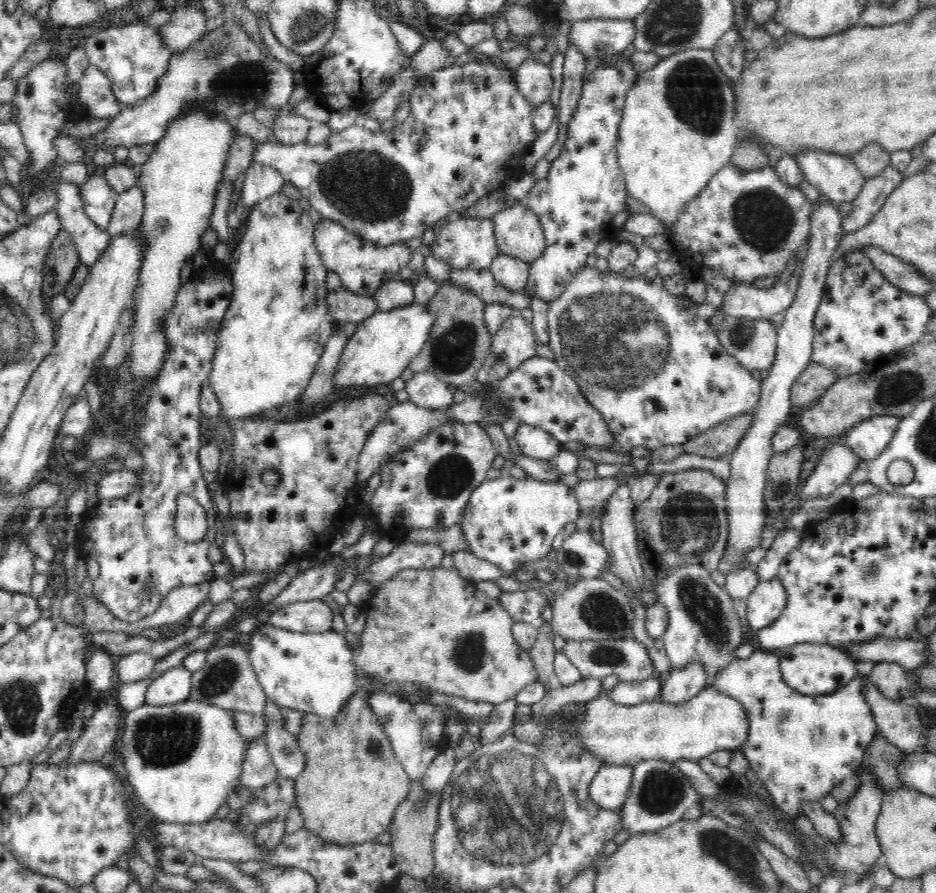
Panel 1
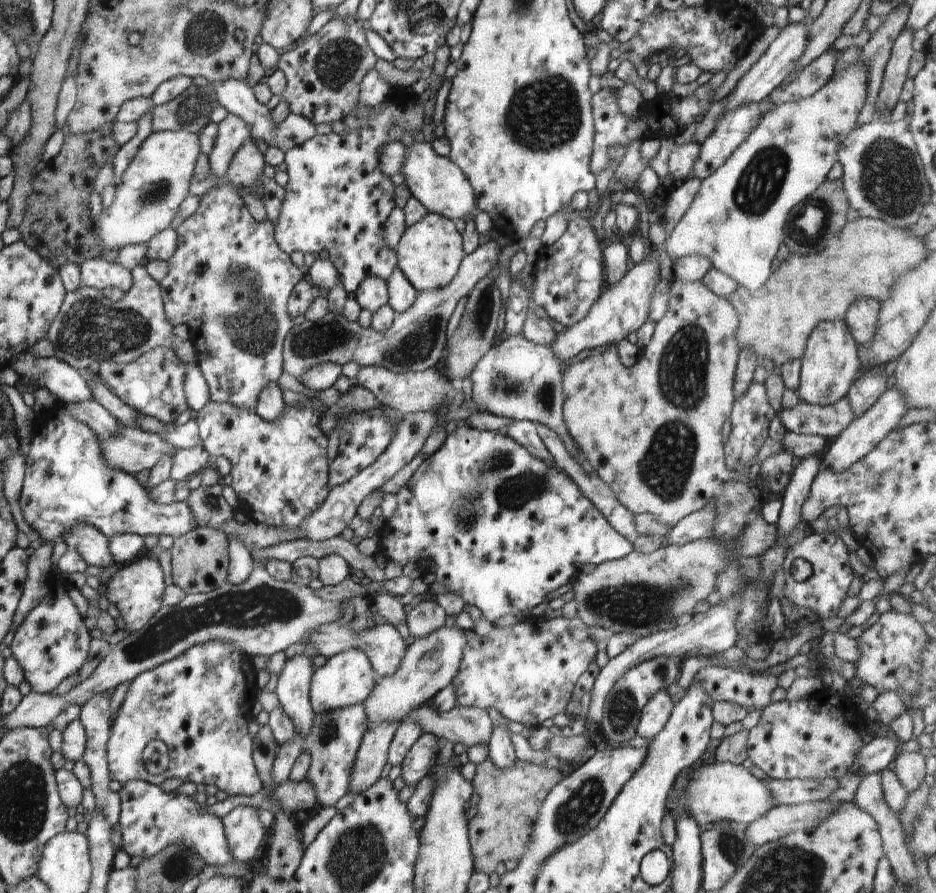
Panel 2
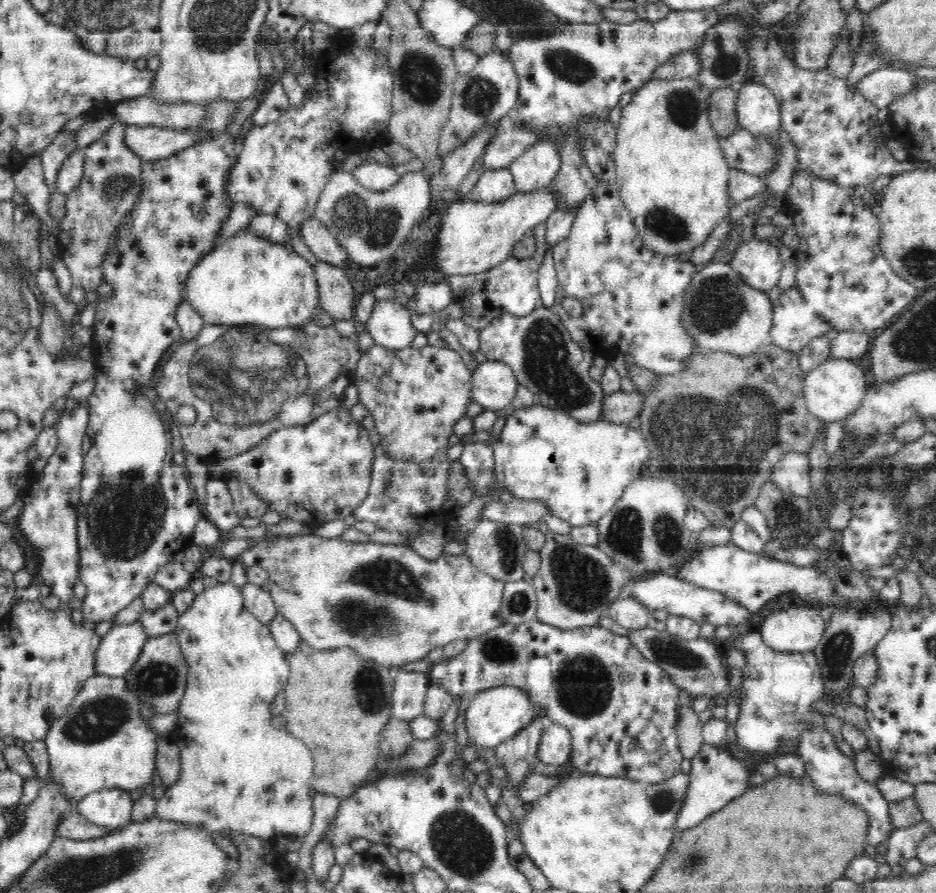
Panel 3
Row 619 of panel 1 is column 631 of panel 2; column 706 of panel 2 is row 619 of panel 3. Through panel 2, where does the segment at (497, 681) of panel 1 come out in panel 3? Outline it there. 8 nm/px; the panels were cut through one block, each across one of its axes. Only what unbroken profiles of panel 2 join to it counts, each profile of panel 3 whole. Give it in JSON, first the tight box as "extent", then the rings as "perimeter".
{"extent":[238,533,506,672],"perimeter":[[[310,533],[306,535],[296,535],[283,538],[281,535],[268,535],[261,539],[256,539],[254,546],[250,546],[243,552],[238,559],[243,566],[258,565],[267,570],[269,579],[264,586],[264,590],[268,590],[277,606],[277,612],[280,612],[284,618],[288,619],[296,631],[300,633],[300,638],[318,652],[330,652],[334,648],[352,648],[355,652],[362,656],[363,660],[372,660],[381,666],[388,667],[392,672],[397,668],[410,662],[415,662],[426,658],[432,649],[444,648],[450,642],[458,639],[471,639],[475,636],[482,636],[485,632],[506,623],[500,616],[502,593],[505,583],[496,580],[492,575],[486,574],[478,570],[471,563],[471,560],[464,555],[440,555],[436,560],[426,560],[420,556],[408,544],[382,544],[376,542],[349,542],[344,541],[340,536],[333,538],[324,538],[318,534]]]}

